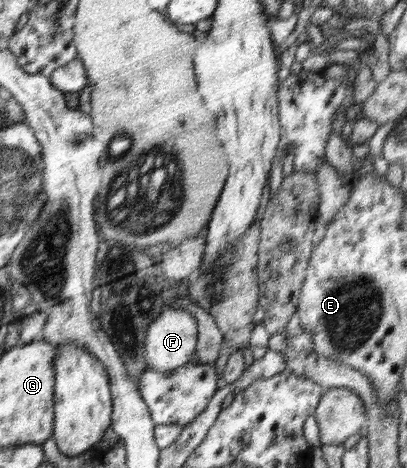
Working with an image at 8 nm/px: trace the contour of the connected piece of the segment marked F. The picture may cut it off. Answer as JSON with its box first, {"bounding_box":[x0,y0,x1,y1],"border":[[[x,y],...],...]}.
{"bounding_box":[145,307,198,372],"border":[[[165,307],[161,313],[149,323],[145,333],[145,360],[147,367],[163,372],[171,372],[180,368],[189,360],[193,360],[197,345],[198,327],[195,316],[183,309]]]}

